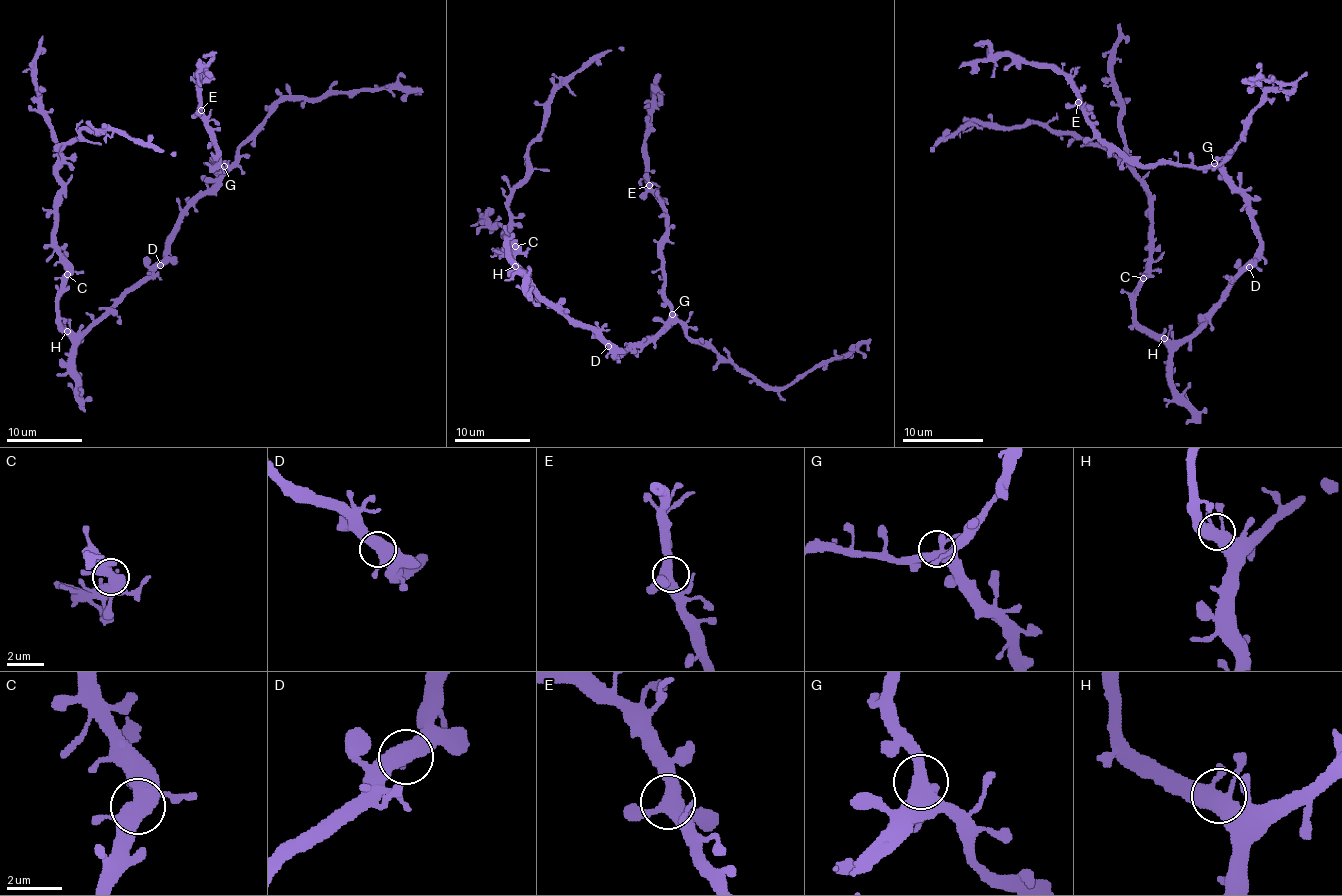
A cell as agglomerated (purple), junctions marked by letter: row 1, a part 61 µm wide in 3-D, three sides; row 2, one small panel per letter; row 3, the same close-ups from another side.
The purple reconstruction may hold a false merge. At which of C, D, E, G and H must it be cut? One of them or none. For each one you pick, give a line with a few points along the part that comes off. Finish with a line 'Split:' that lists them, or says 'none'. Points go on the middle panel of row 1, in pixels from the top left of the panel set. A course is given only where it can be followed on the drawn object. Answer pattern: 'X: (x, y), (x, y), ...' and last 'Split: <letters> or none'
Split: none

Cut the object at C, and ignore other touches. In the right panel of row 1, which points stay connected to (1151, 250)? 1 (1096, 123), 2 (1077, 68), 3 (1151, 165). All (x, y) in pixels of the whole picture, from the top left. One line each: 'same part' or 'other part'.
1: other part
2: other part
3: other part

